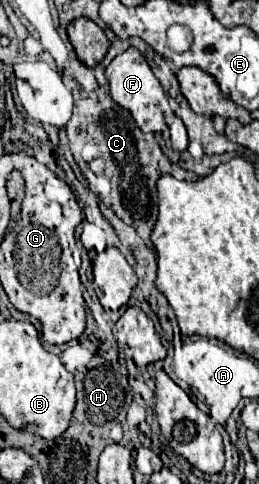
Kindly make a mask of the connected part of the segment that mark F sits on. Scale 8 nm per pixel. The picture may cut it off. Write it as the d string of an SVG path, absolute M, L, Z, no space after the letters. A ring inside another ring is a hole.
M127 48L123 54L115 56L111 60L111 64L107 66L107 80L109 80L109 86L111 86L111 98L117 104L121 104L125 110L131 112L133 120L137 122L137 126L143 132L161 132L165 144L173 150L181 152L181 150L187 148L189 140L187 140L185 124L169 108L167 96L165 96L159 80L153 76L145 56L139 50Z

